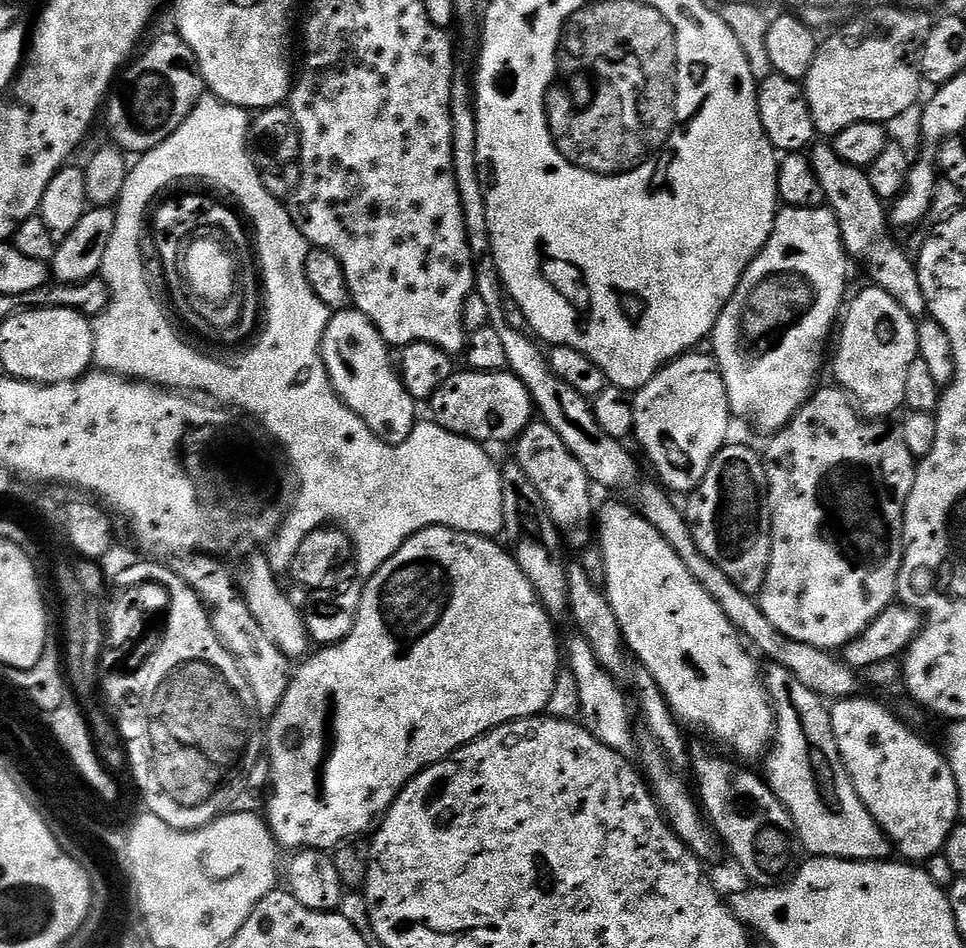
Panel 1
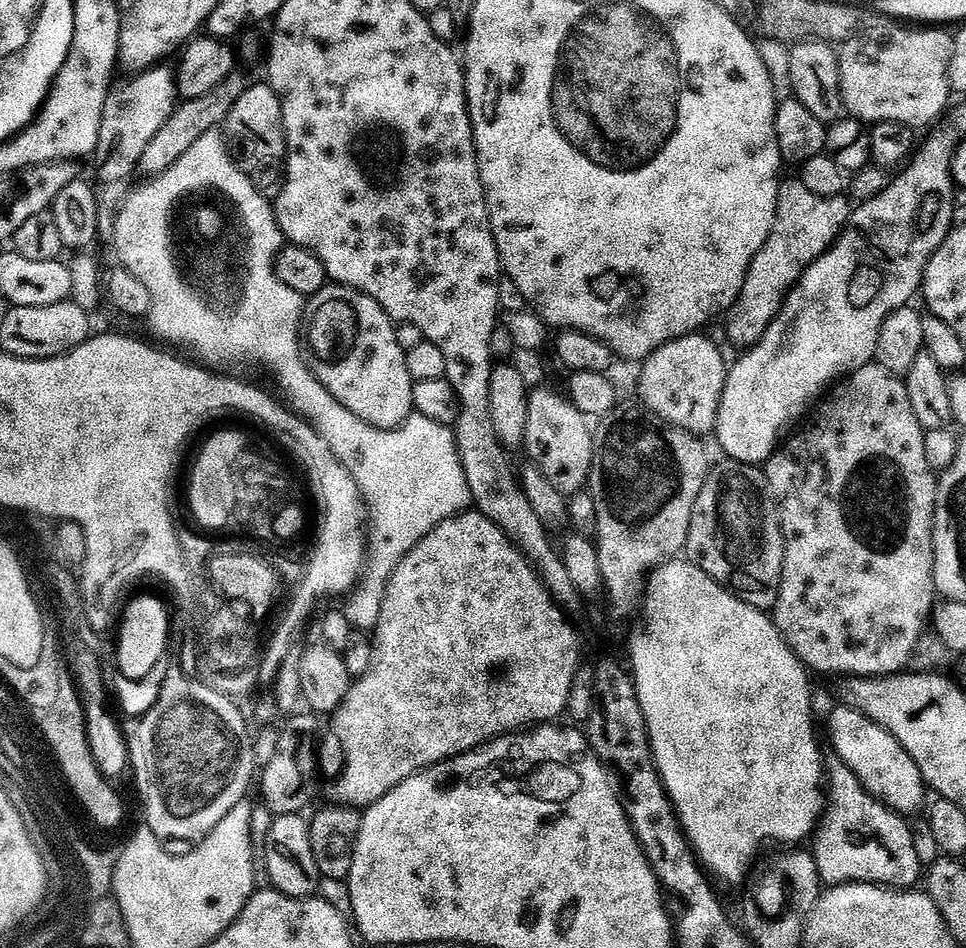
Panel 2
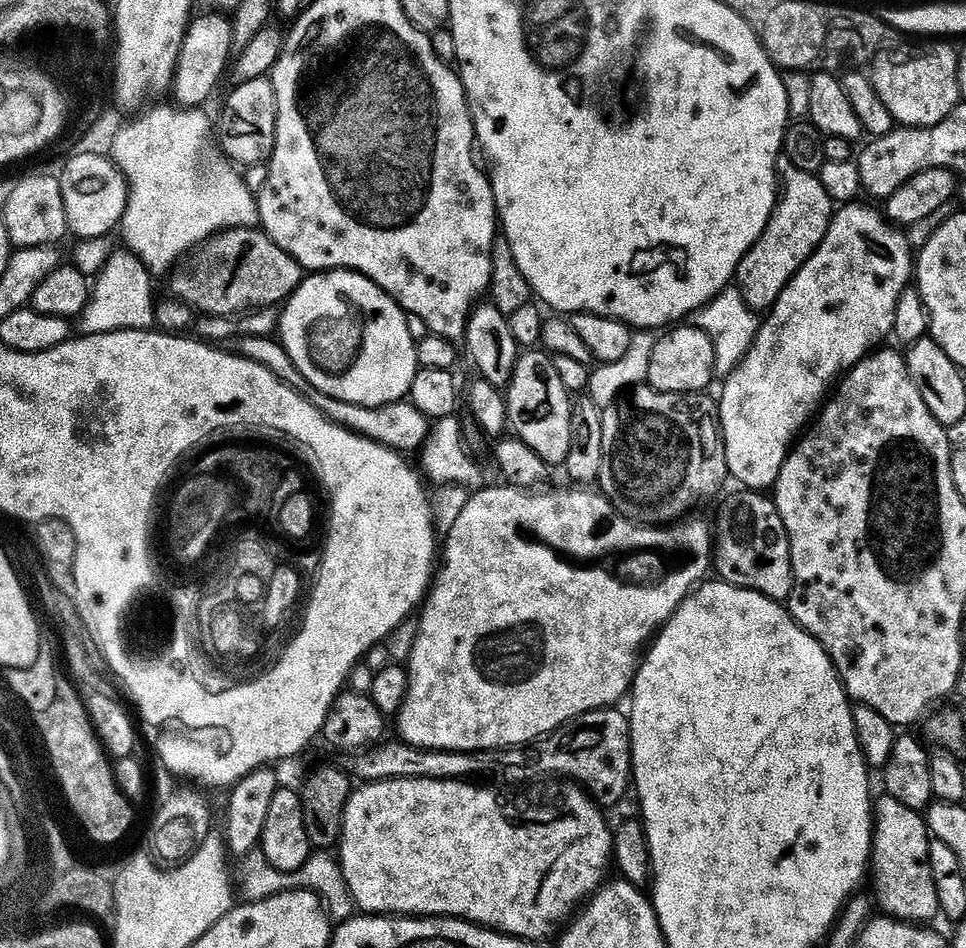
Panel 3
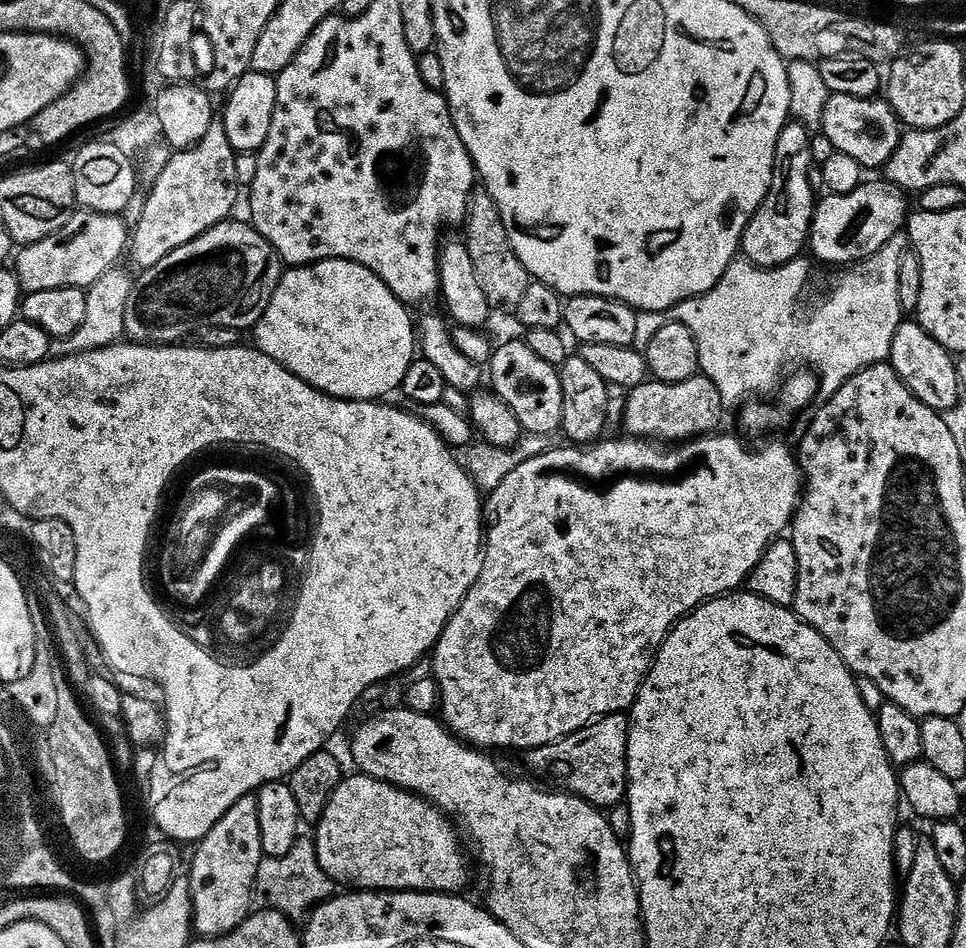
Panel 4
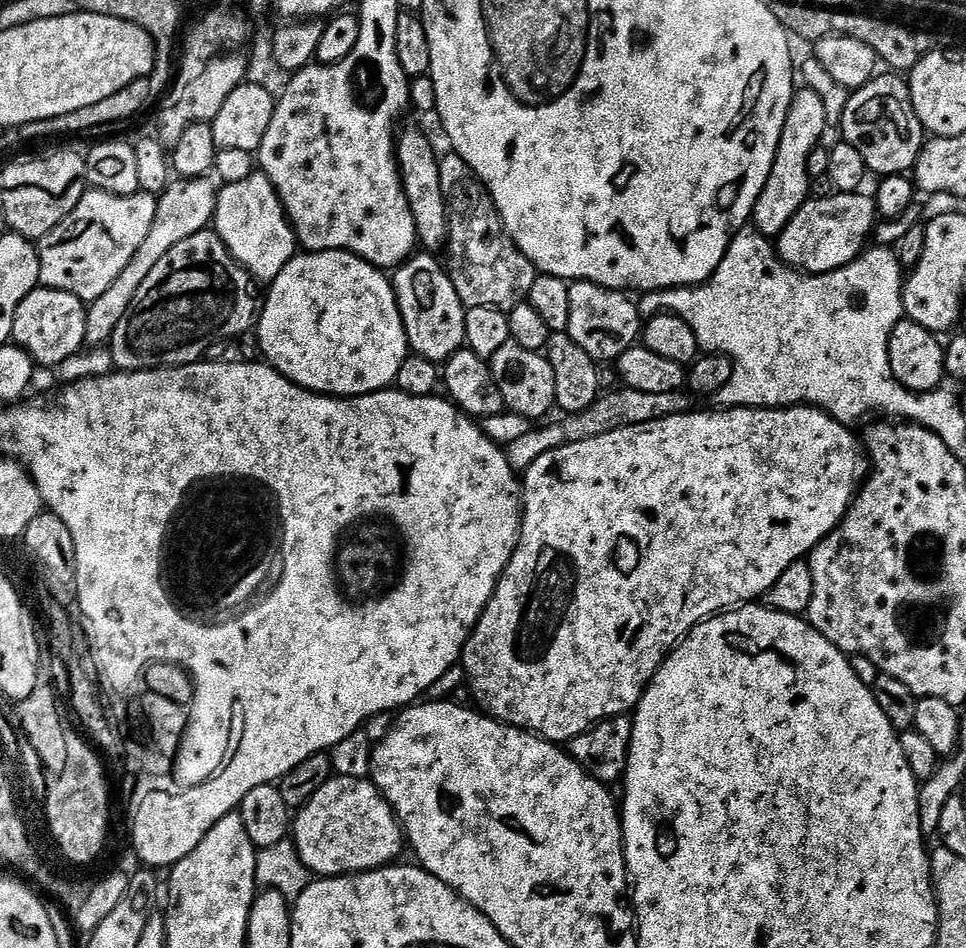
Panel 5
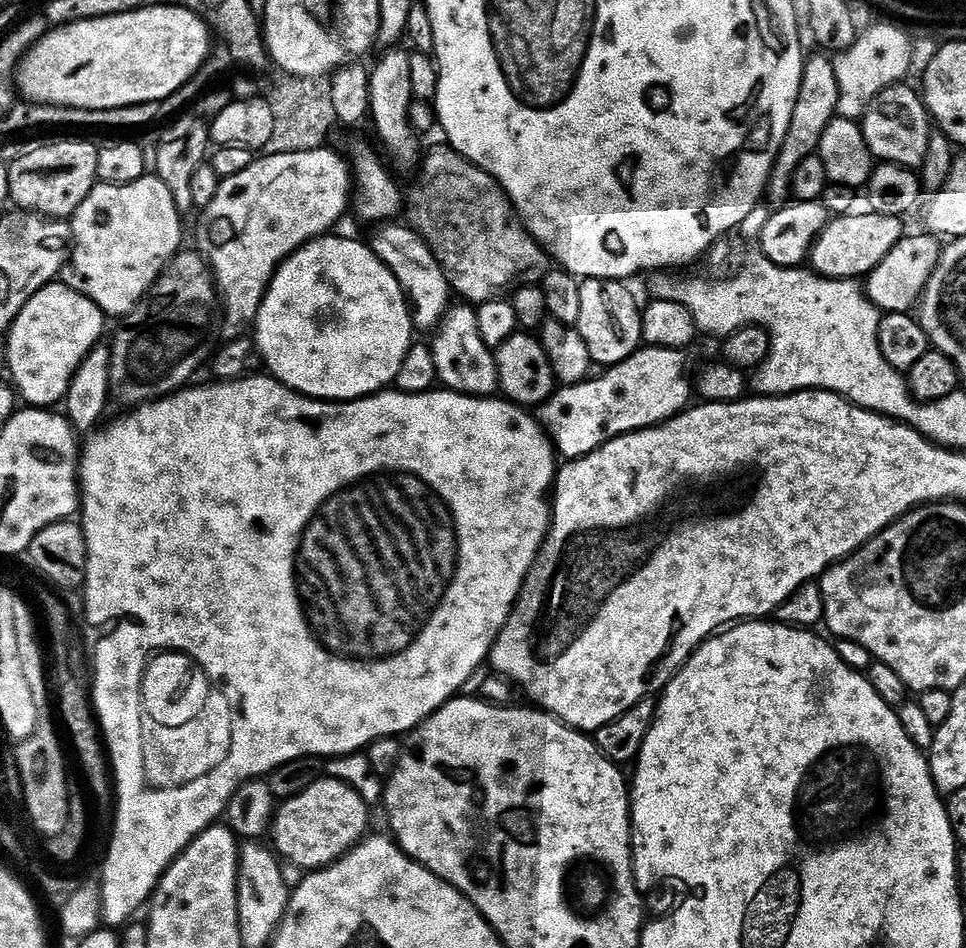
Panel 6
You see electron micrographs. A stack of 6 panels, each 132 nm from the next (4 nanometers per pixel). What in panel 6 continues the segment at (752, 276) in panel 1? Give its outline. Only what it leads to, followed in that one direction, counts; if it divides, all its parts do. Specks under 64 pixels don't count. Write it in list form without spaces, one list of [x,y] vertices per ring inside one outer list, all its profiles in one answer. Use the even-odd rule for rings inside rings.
[[[809,55],[805,59],[802,86],[798,90],[798,98],[794,102],[790,130],[786,130],[786,138],[778,150],[772,172],[768,176],[766,196],[767,199],[772,199],[776,206],[783,205],[792,196],[794,170],[798,170],[798,165],[806,162],[806,158],[817,155],[822,142],[822,134],[826,134],[826,126],[838,115],[836,107],[840,91],[838,90],[836,66],[831,55],[820,55],[824,56]]]

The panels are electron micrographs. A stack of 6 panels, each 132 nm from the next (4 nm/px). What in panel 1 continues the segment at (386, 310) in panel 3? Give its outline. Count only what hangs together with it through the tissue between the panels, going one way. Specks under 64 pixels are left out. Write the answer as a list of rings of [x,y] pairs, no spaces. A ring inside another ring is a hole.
[[[355,310],[337,311],[329,319],[320,347],[320,357],[341,402],[358,414],[379,440],[385,440],[388,444],[407,444],[418,423],[418,404],[406,390],[394,356],[388,352],[391,352],[390,346],[382,334],[378,334],[370,318]]]

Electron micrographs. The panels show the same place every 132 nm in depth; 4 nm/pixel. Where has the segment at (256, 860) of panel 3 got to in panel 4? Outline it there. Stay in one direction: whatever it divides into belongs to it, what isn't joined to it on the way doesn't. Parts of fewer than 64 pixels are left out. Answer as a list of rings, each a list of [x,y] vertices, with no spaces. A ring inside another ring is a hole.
[[[304,834],[296,840],[296,847],[289,855],[267,856],[259,864],[258,874],[255,875],[254,890],[251,892],[252,912],[280,912],[288,920],[298,924],[317,905],[331,900],[337,890],[336,882],[322,870],[318,862],[315,839]]]

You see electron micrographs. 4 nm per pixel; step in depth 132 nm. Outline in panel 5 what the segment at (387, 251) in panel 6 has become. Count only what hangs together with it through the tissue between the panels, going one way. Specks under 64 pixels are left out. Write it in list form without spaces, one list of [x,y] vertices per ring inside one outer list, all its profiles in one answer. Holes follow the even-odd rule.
[[[433,253],[414,254],[393,273],[392,281],[404,329],[407,331],[409,349],[415,355],[427,360],[447,362],[467,343],[465,338],[467,308],[458,298],[451,275],[445,270],[443,263],[437,260],[439,259]]]

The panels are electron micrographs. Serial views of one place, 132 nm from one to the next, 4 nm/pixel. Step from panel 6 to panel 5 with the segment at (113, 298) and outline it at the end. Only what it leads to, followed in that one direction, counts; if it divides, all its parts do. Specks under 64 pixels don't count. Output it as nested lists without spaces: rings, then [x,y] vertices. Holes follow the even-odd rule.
[[[99,190],[85,192],[72,213],[39,241],[40,284],[45,288],[69,292],[85,302],[102,298],[102,294],[110,289],[122,270],[130,265],[130,260],[134,258],[142,242],[146,241],[154,224],[156,204],[157,197],[144,191],[135,192],[132,196],[115,196]]]

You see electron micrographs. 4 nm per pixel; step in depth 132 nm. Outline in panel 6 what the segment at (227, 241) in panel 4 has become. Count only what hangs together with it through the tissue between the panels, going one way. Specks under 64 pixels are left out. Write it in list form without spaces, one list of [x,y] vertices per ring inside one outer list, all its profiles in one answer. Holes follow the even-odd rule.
[[[181,250],[169,262],[164,273],[156,279],[156,285],[148,290],[147,297],[136,305],[134,311],[123,317],[116,337],[110,340],[112,364],[109,366],[111,399],[116,400],[124,410],[138,408],[150,400],[161,396],[171,396],[173,392],[185,387],[188,380],[204,364],[208,347],[212,344],[212,307],[217,307],[218,293],[212,269],[199,251]]]

